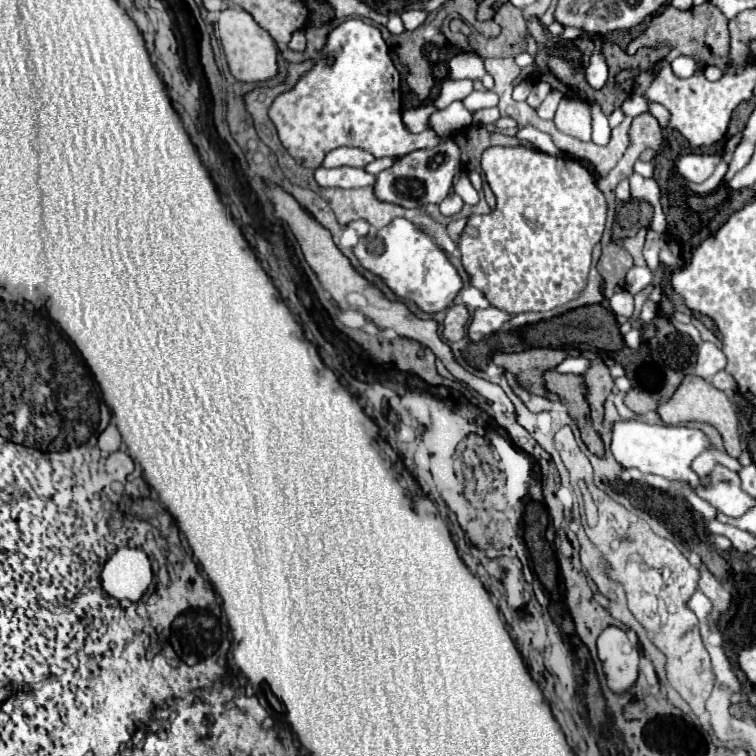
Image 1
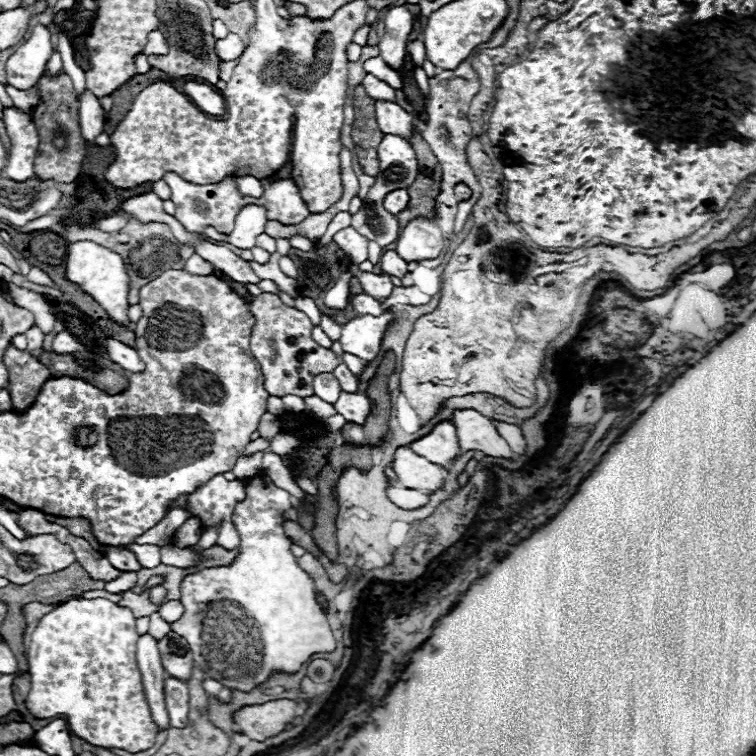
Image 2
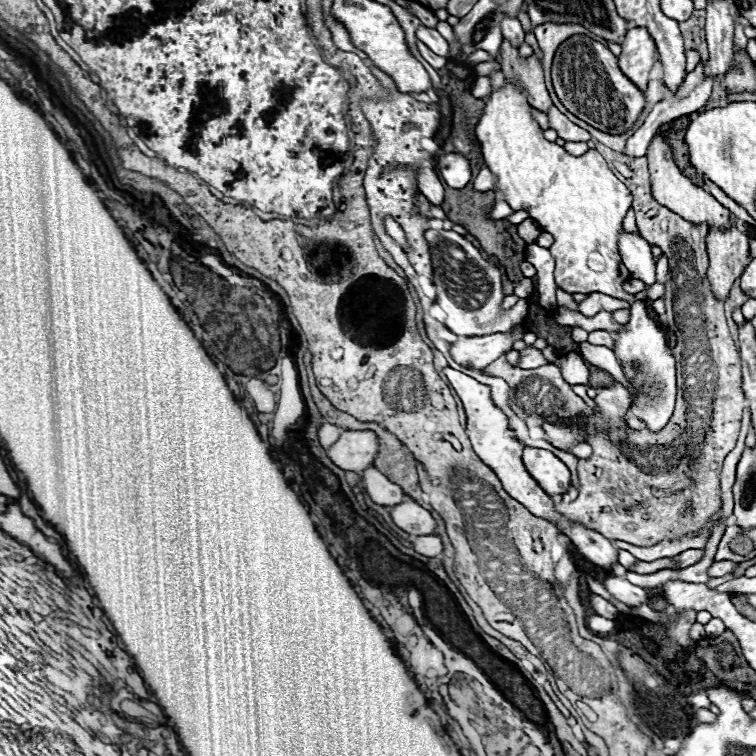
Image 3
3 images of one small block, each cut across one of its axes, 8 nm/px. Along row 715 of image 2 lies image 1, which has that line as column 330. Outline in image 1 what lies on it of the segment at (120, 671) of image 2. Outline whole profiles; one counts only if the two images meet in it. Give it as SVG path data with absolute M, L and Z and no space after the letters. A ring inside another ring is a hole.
M348 18L328 34L322 48L322 58L314 62L312 70L300 76L294 88L282 92L272 102L268 116L274 122L280 142L288 150L288 154L306 168L318 168L324 156L340 146L356 146L368 150L376 158L400 158L414 150L438 146L440 138L434 130L424 130L420 134L412 134L410 130L406 130L406 126L402 124L400 106L400 74L390 60L388 46L382 40L380 30L362 22L360 18Z

